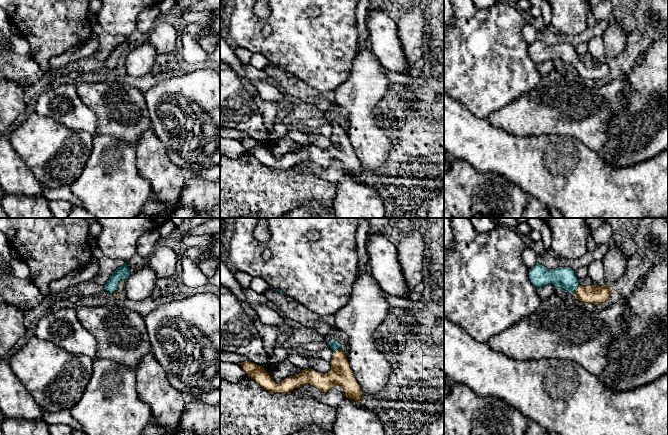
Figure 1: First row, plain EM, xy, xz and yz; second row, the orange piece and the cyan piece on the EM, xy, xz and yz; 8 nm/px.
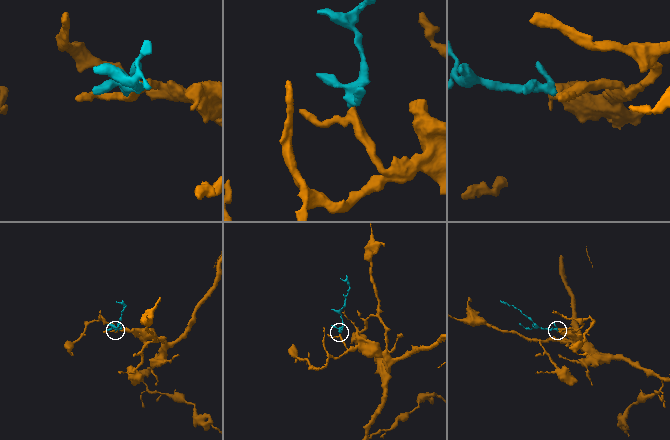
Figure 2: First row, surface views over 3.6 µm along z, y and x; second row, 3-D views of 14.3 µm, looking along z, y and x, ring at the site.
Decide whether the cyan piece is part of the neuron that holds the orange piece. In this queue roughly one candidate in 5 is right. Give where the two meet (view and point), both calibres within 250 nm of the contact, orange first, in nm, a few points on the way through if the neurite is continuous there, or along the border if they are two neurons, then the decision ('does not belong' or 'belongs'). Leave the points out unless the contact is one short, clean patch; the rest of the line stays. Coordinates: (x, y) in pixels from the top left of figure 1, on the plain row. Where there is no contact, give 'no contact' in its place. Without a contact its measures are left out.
yz (576, 66) | 160/180 nm | across yz (594, 70), (584, 70), (576, 66), (563, 53) | belongs

